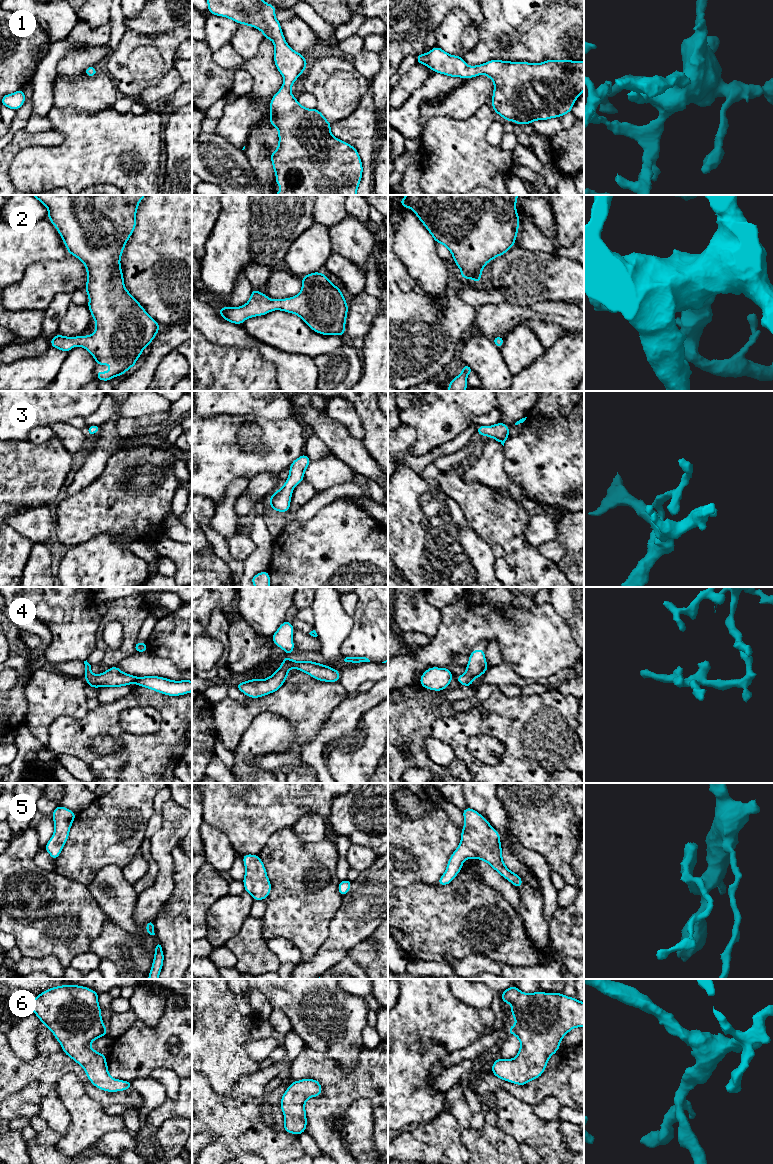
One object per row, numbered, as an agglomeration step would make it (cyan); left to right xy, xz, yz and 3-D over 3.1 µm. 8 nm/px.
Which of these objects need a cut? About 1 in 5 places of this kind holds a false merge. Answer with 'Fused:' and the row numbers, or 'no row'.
Fused: no row

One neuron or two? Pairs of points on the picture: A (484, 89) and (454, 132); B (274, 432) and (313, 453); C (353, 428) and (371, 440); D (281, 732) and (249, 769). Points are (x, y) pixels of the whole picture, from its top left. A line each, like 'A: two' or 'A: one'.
A: two
B: two
C: two
D: one

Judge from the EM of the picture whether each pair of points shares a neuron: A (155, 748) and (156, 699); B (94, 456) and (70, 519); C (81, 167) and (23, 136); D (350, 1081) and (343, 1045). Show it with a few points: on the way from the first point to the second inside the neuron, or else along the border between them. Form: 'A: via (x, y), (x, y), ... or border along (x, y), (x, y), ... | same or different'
A: via (167, 736), (169, 734), (168, 711) | same
B: border along (100, 475), (76, 493), (68, 495) | different
C: border along (63, 139), (57, 145), (32, 145), (18, 152) | different
D: border along (360, 1052), (358, 1064), (348, 1072), (329, 1058) | different

